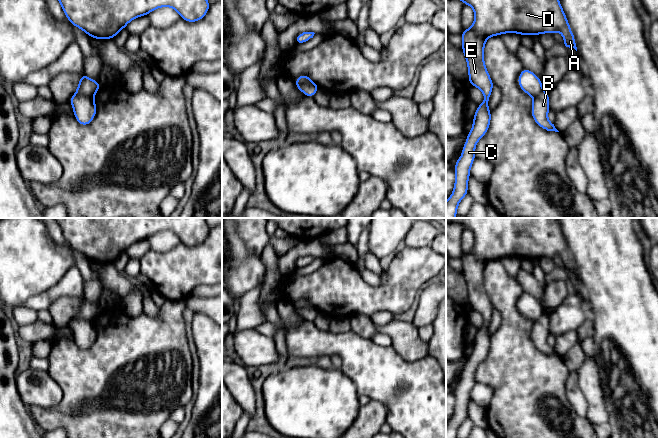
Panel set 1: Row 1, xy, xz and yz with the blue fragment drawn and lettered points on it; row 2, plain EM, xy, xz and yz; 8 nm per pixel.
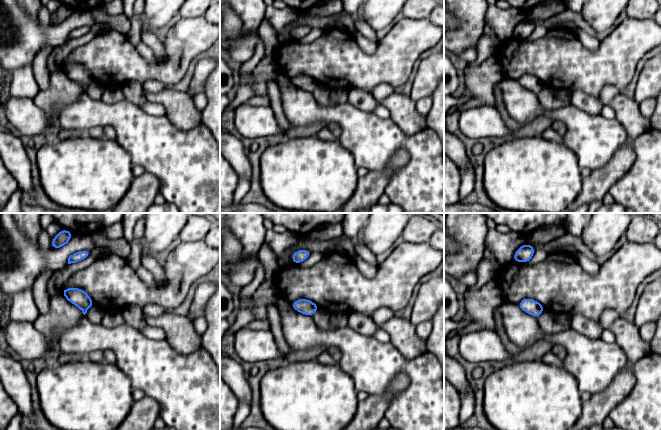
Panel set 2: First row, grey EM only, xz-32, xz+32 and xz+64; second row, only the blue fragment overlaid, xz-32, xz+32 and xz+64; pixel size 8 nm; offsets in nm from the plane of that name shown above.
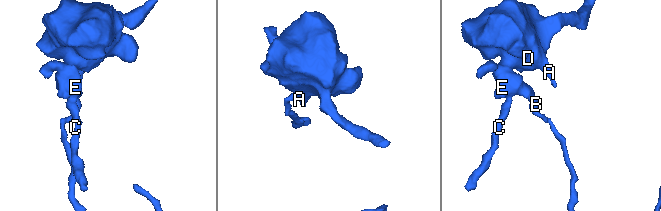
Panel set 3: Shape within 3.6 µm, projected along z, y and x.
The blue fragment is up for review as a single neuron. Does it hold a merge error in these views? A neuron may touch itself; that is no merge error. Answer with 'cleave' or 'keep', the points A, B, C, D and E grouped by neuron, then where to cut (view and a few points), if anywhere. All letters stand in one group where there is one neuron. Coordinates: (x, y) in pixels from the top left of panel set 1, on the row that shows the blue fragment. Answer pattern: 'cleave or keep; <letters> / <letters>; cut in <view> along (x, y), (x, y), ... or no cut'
cleave; A C D E / B; cut in xz along (295, 82), (315, 84)

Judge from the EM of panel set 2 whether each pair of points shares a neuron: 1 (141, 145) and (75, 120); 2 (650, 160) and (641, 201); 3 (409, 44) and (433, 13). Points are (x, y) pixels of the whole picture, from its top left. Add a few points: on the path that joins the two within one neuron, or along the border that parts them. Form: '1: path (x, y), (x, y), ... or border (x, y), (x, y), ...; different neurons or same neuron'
1: path (125, 129), (114, 118), (91, 118); same neuron
2: path (650, 170), (650, 191); same neuron
3: border (405, 18), (428, 18), (433, 23); different neurons

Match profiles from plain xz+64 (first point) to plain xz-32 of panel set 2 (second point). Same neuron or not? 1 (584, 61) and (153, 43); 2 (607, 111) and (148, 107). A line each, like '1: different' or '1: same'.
1: different
2: same

